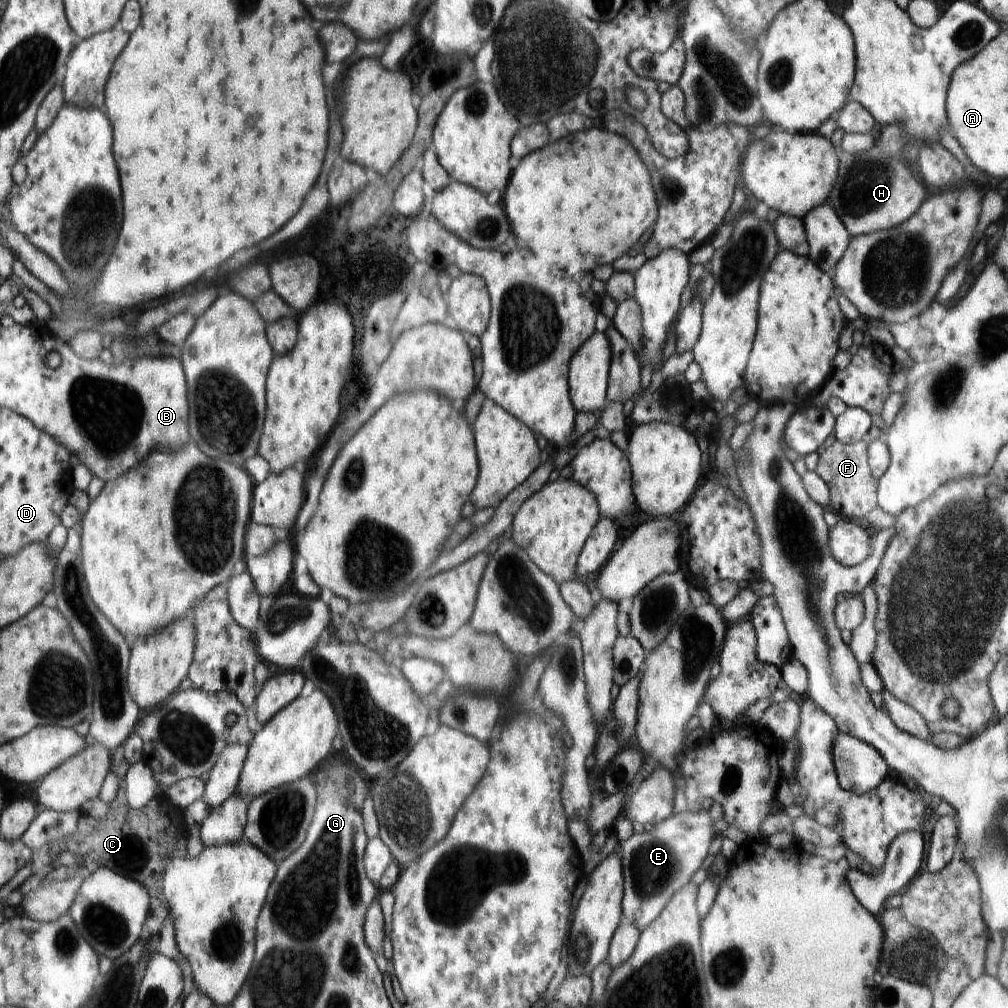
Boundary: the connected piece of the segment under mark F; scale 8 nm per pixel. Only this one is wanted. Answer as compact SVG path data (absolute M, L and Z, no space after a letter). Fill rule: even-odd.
M836 440L819 456L816 473L828 485L831 492L831 510L834 514L847 520L863 522L865 516L877 506L878 481L872 473L868 462L868 440L844 444Z

